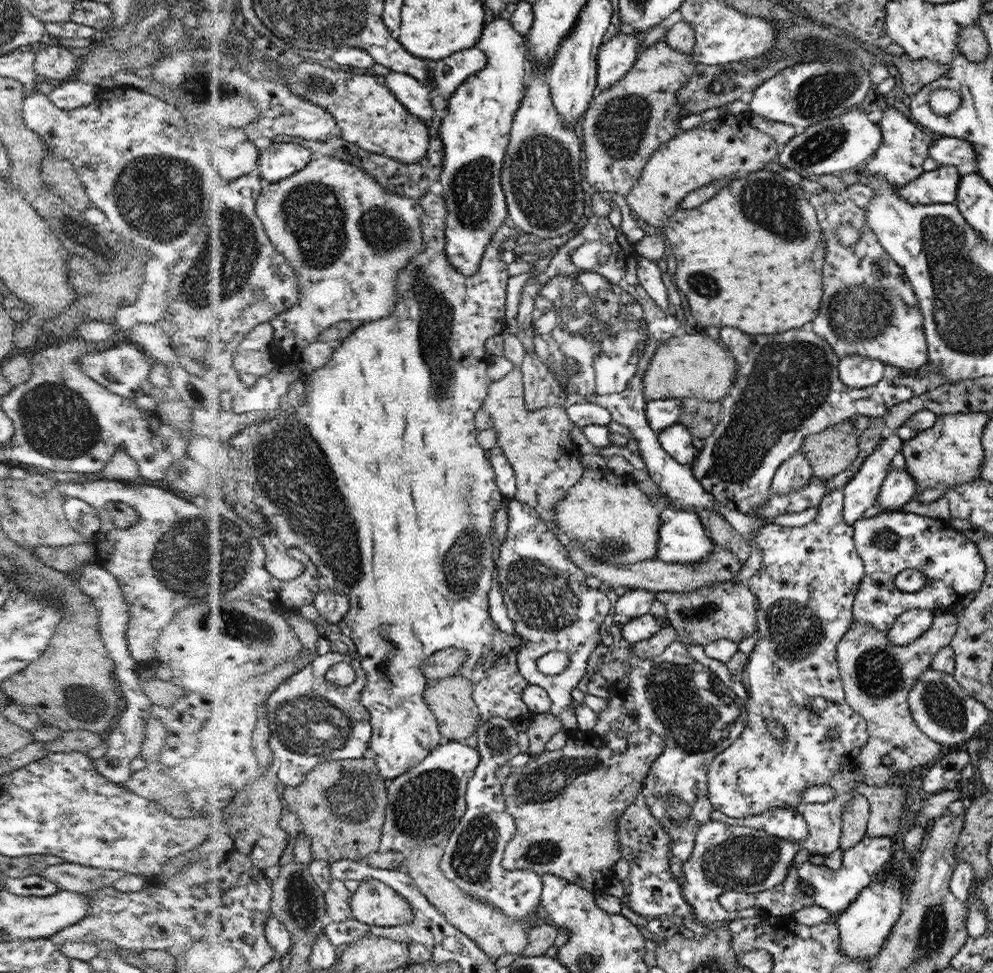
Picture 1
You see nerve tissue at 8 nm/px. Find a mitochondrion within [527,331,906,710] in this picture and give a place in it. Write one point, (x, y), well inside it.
(791, 380)

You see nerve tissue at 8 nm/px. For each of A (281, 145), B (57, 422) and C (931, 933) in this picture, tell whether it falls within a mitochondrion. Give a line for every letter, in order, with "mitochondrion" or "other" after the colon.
A: other
B: mitochondrion
C: mitochondrion

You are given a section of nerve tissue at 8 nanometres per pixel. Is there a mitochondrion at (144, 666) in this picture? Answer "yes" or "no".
no

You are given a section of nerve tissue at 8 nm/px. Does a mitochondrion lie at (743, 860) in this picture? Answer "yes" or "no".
yes

